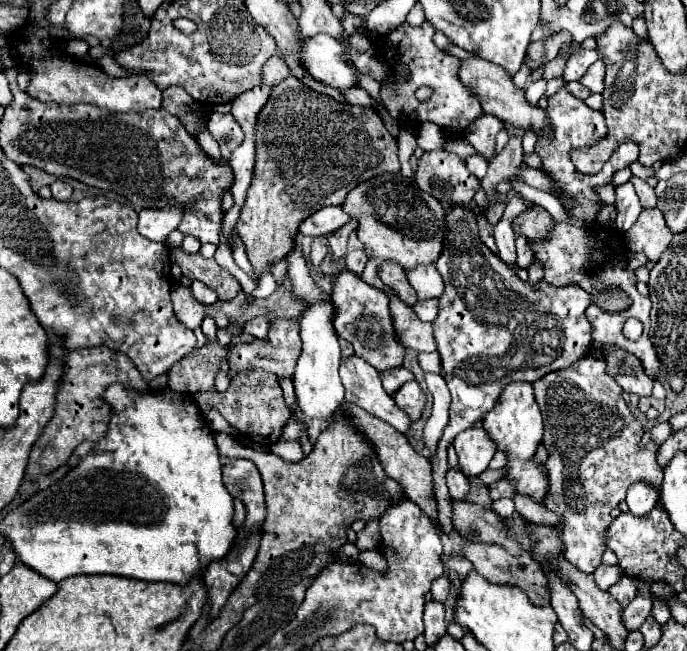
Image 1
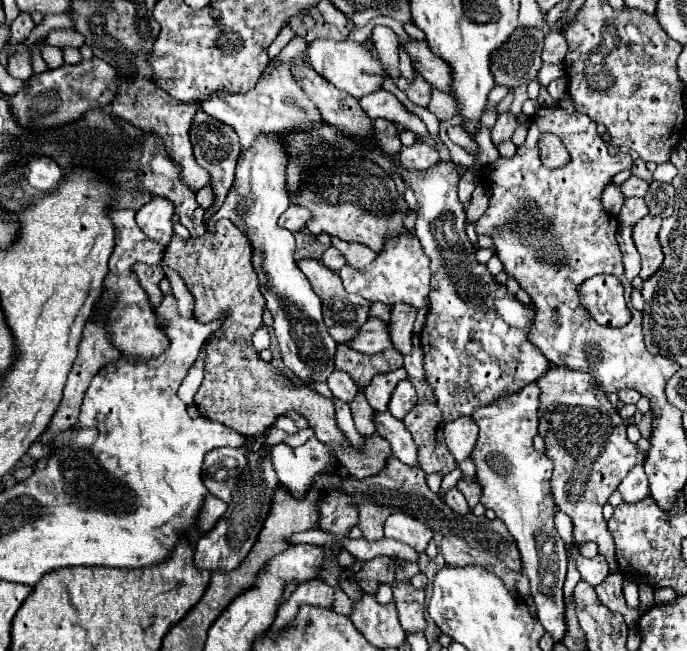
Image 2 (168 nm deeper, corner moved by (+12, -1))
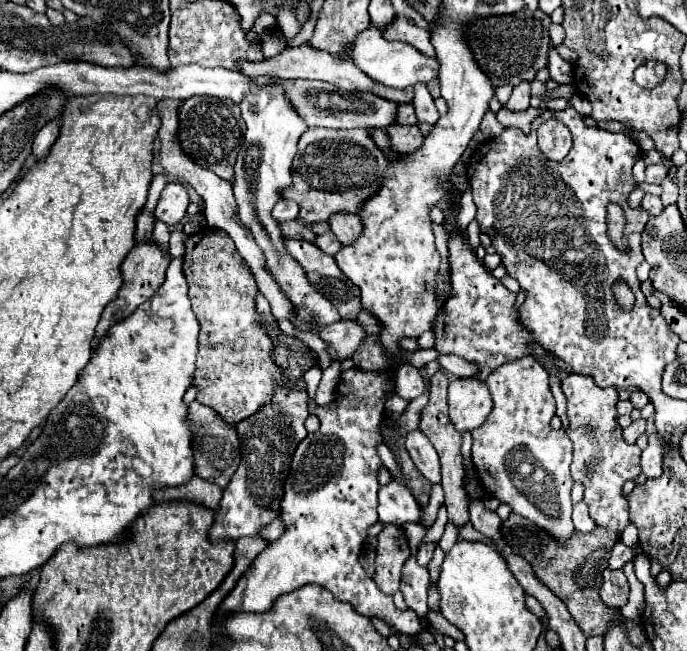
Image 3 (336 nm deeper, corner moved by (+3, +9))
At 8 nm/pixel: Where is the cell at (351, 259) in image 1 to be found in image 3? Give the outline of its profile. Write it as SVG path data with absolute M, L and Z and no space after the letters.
M325 232L325 234L321 234L321 236L315 236L313 244L319 246L325 254L331 254L331 256L335 256L335 254L341 250L341 246L343 246L341 242L337 242L337 238L335 238L333 232Z

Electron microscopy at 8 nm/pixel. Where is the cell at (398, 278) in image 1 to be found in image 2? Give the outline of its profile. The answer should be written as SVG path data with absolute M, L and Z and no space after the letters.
M332 240L332 244L344 254L346 262L352 266L352 268L362 268L362 266L368 266L374 258L376 258L376 252L372 252L368 246L364 244L356 244L356 242L342 242L342 240Z

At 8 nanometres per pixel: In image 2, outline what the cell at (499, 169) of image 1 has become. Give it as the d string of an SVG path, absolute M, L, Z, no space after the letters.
M508 112L500 114L498 120L496 120L496 126L492 128L492 142L498 146L500 142L510 140L512 134L514 134L514 130L516 130L516 120L514 120L514 116L508 114Z

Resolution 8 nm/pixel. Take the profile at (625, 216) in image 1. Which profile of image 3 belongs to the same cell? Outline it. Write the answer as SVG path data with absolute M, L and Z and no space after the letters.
M651 164L647 166L647 180L649 184L661 184L667 176L667 168L663 164Z

